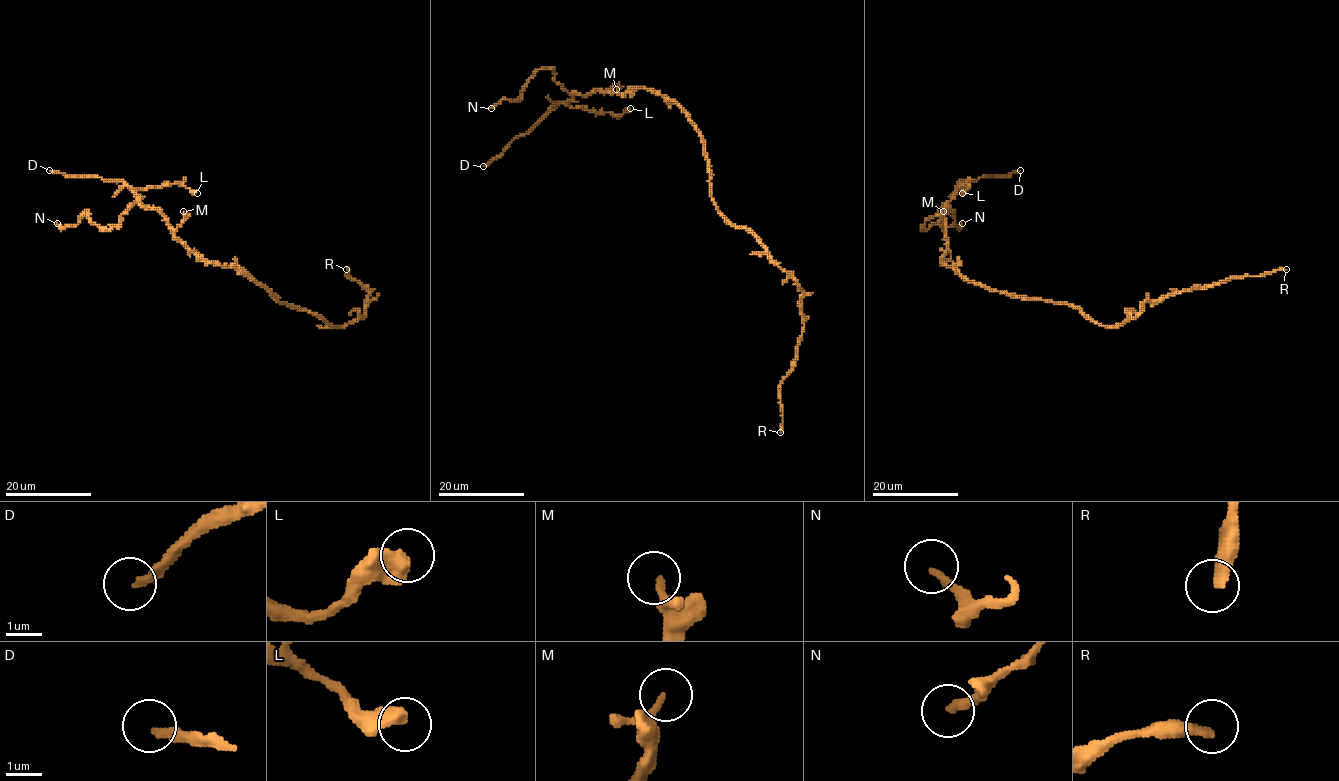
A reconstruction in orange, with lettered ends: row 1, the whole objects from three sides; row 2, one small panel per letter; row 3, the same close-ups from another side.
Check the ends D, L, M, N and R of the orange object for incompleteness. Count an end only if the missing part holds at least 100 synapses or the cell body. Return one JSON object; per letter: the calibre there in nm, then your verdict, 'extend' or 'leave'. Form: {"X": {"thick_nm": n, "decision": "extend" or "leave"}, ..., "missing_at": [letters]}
{"D": {"thick_nm": 240, "decision": "extend"}, "L": {"thick_nm": 550, "decision": "leave"}, "M": {"thick_nm": 260, "decision": "leave"}, "N": {"thick_nm": 240, "decision": "leave"}, "R": {"thick_nm": 320, "decision": "extend"}, "missing_at": ["D", "R"]}

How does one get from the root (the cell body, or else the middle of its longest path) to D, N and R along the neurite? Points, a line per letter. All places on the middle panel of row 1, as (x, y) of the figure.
D: (707, 158), (701, 134), (674, 102), (642, 88), (632, 88), (626, 92), (592, 91), (558, 103), (483, 166)
N: (707, 158), (691, 118), (642, 88), (574, 94), (541, 69), (520, 99), (491, 108)
R: (707, 158), (716, 208), (746, 229), (801, 292), (803, 328), (793, 369), (781, 384), (780, 432)

